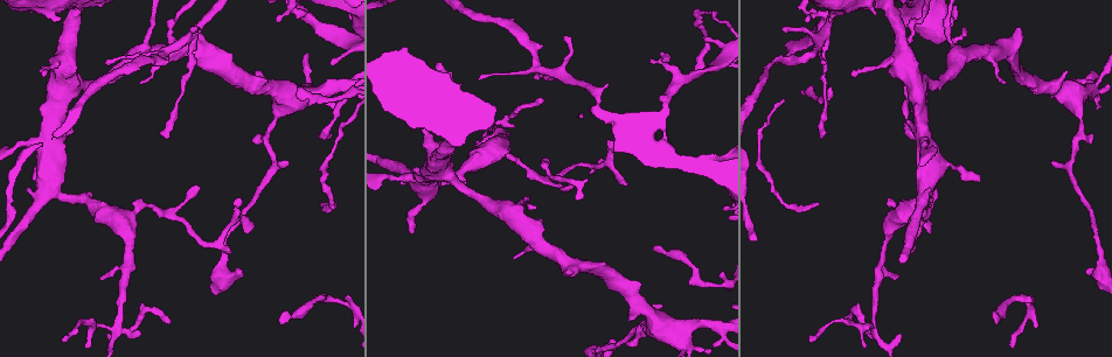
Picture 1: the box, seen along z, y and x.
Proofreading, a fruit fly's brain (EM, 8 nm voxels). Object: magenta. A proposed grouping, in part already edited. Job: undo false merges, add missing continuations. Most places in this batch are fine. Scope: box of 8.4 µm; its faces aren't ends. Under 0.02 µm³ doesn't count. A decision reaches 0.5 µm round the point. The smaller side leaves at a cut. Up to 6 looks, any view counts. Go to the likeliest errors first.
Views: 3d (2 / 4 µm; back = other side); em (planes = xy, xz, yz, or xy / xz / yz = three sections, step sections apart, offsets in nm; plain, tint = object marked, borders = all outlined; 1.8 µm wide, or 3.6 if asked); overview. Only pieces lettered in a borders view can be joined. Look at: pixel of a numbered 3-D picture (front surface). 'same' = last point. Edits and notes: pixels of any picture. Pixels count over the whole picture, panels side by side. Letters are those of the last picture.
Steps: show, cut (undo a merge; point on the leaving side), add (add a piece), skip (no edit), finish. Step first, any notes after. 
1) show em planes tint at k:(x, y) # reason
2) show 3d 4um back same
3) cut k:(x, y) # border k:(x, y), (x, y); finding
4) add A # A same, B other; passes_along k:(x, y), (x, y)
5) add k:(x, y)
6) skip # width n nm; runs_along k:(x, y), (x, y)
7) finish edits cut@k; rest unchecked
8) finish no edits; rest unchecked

show 3d 2um at 1:(191, 35) # calibre changes

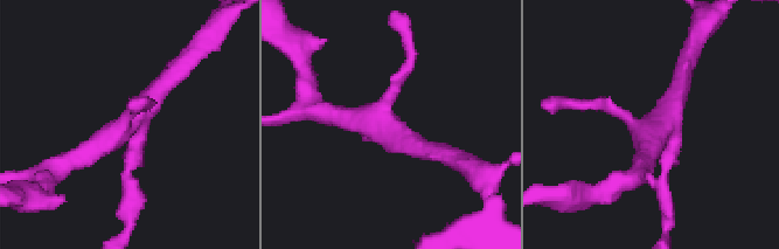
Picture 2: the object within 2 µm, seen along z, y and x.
show em planes borders at 2:(133, 117)

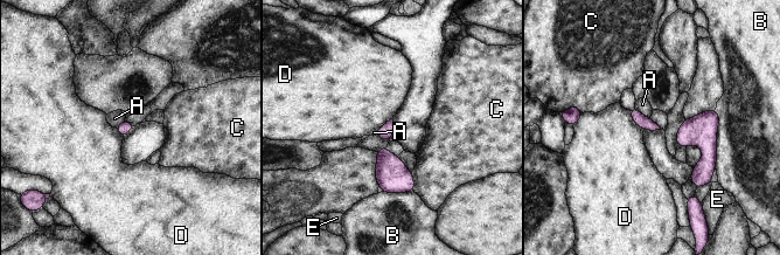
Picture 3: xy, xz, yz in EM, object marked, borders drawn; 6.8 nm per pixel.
skip # width 90 nm; A other, B other, C other, D other, E other; border 3:(628, 110), (632, 119), (643, 130); all the same cell

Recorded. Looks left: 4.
show 3d 2um at 1:(657, 250)

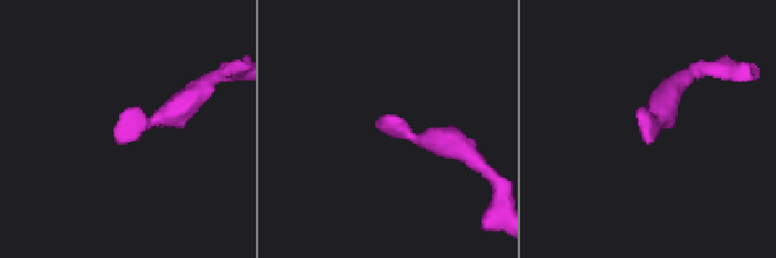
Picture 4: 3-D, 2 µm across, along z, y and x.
show em xy step 16 plain at 4:(382, 130)

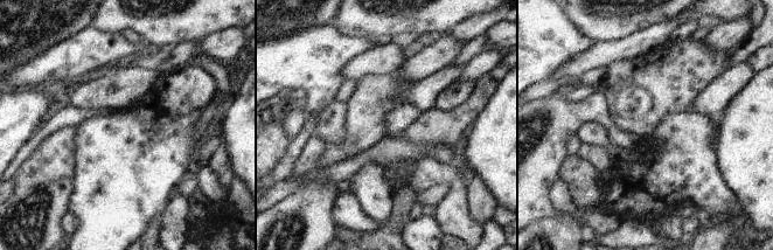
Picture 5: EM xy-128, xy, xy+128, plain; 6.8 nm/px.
show em xy step 16 borders same # see the neighbours

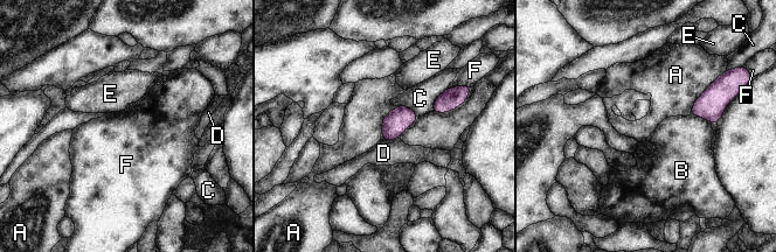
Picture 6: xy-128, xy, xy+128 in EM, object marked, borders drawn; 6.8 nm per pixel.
skip # width 170 nm; longest_contact A 280 nm; A other, B other, C other, D other, E other, F other; none of them fits

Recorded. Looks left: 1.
finish no edits; rest unchecked

